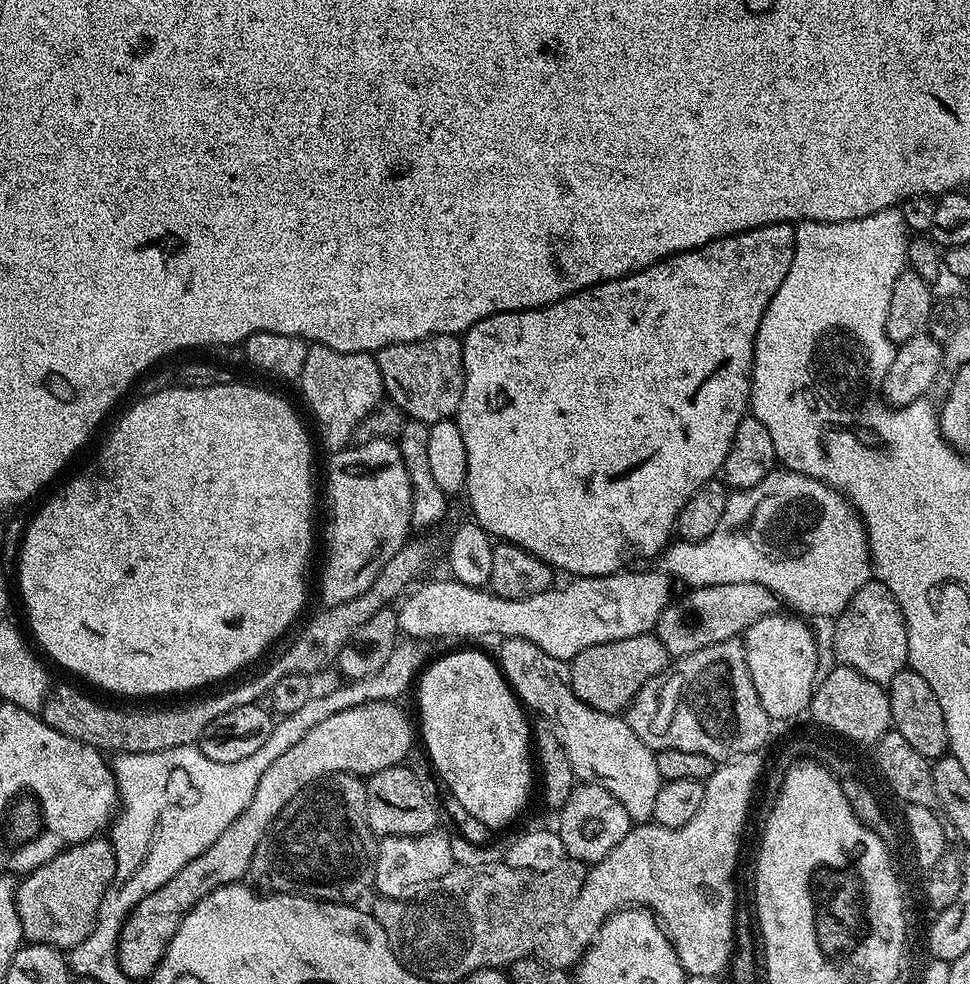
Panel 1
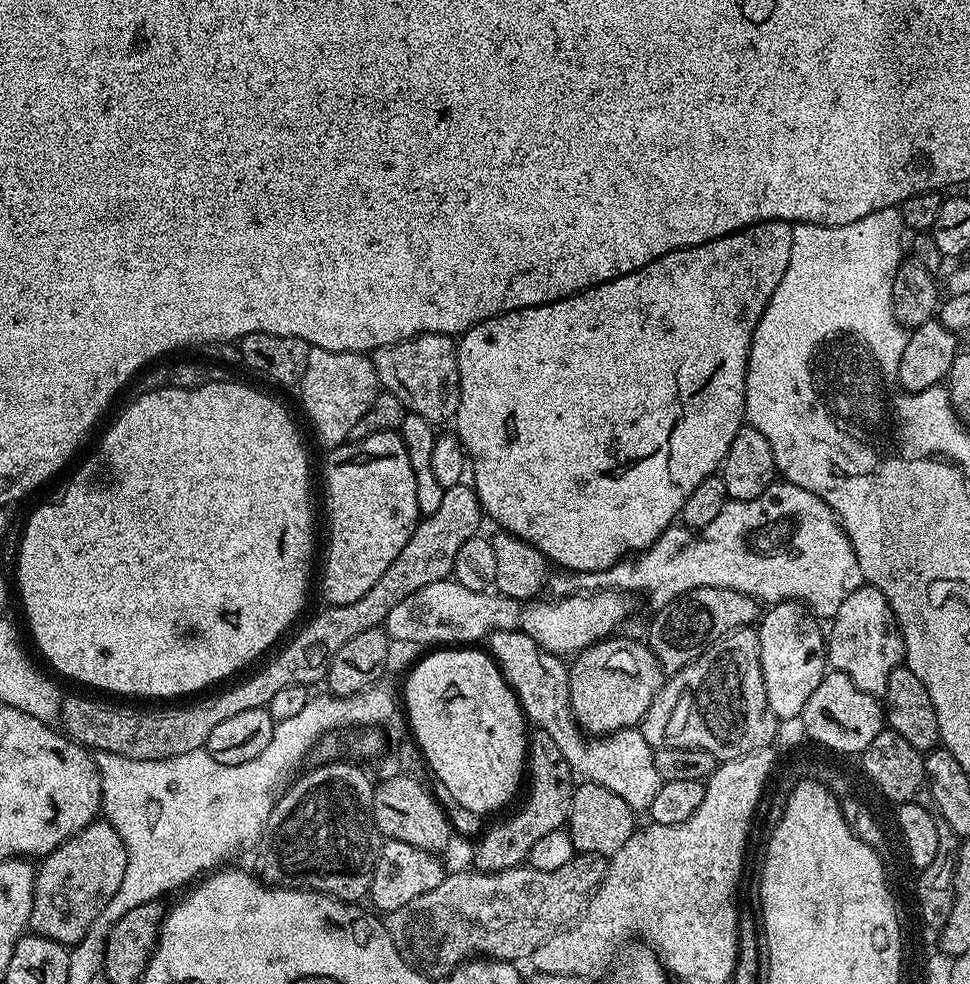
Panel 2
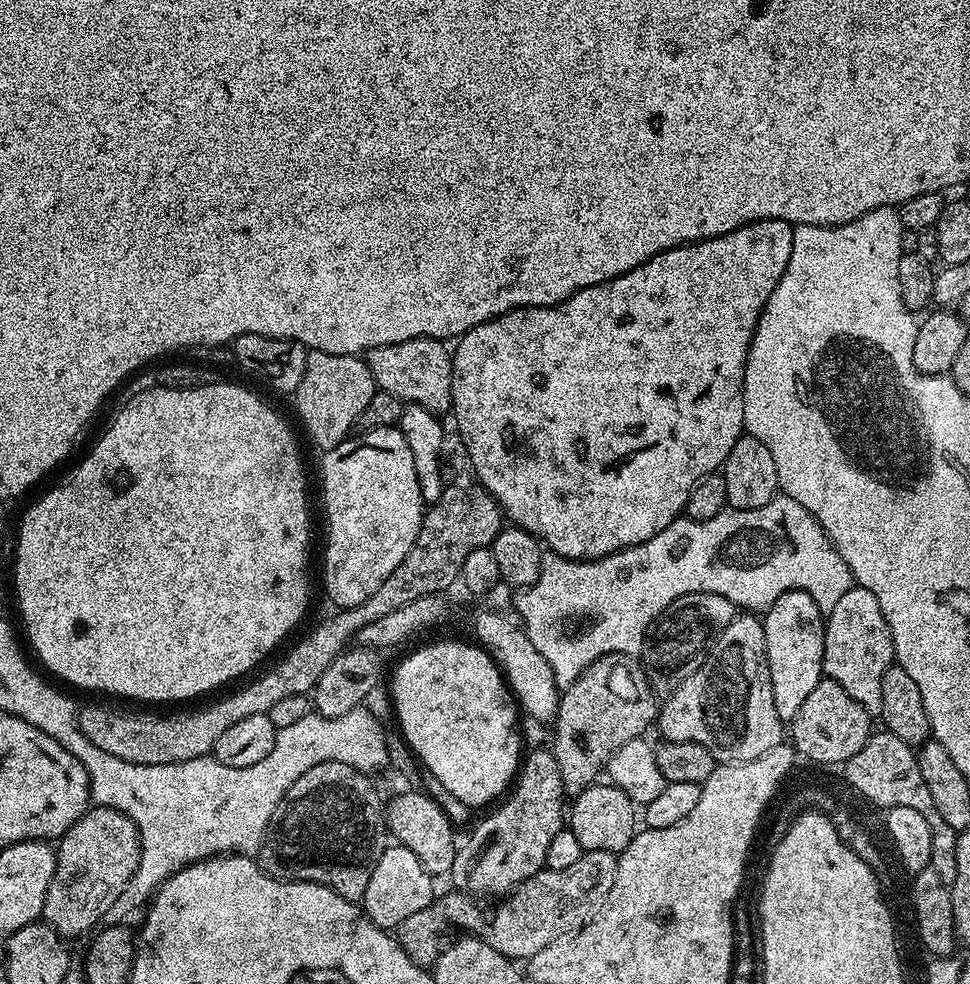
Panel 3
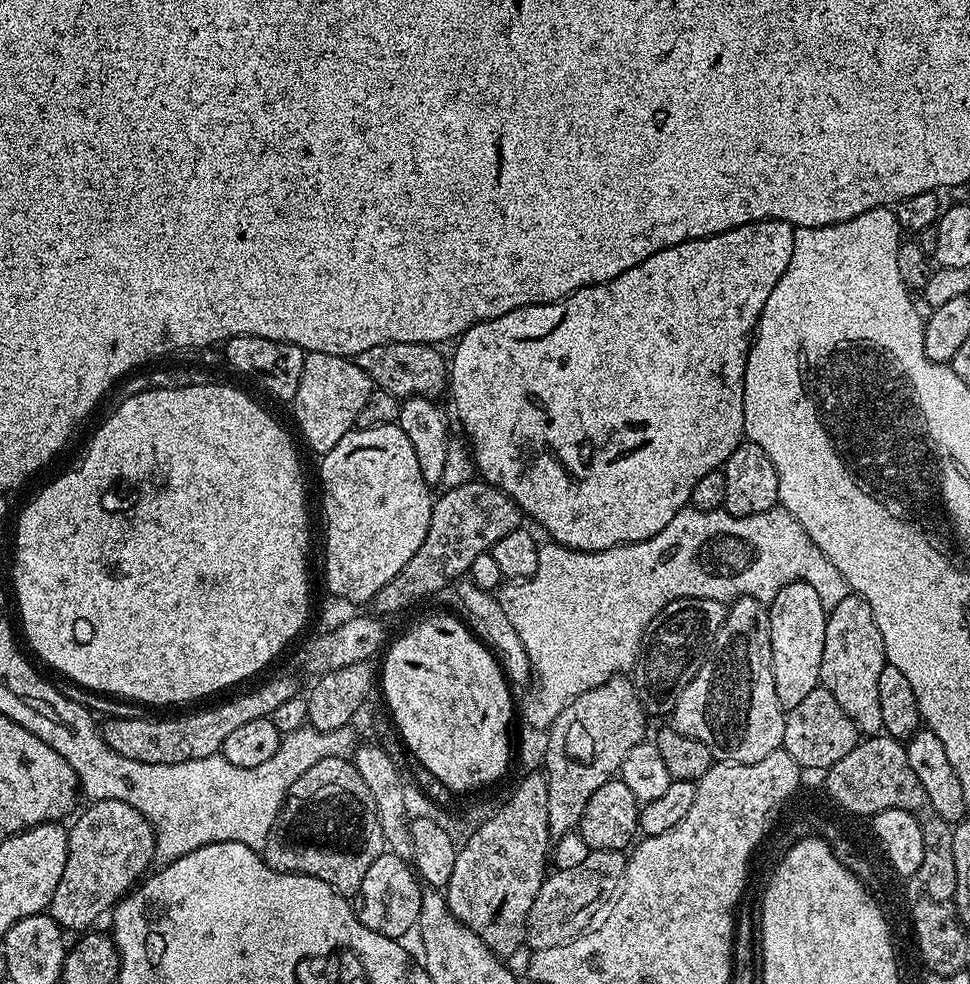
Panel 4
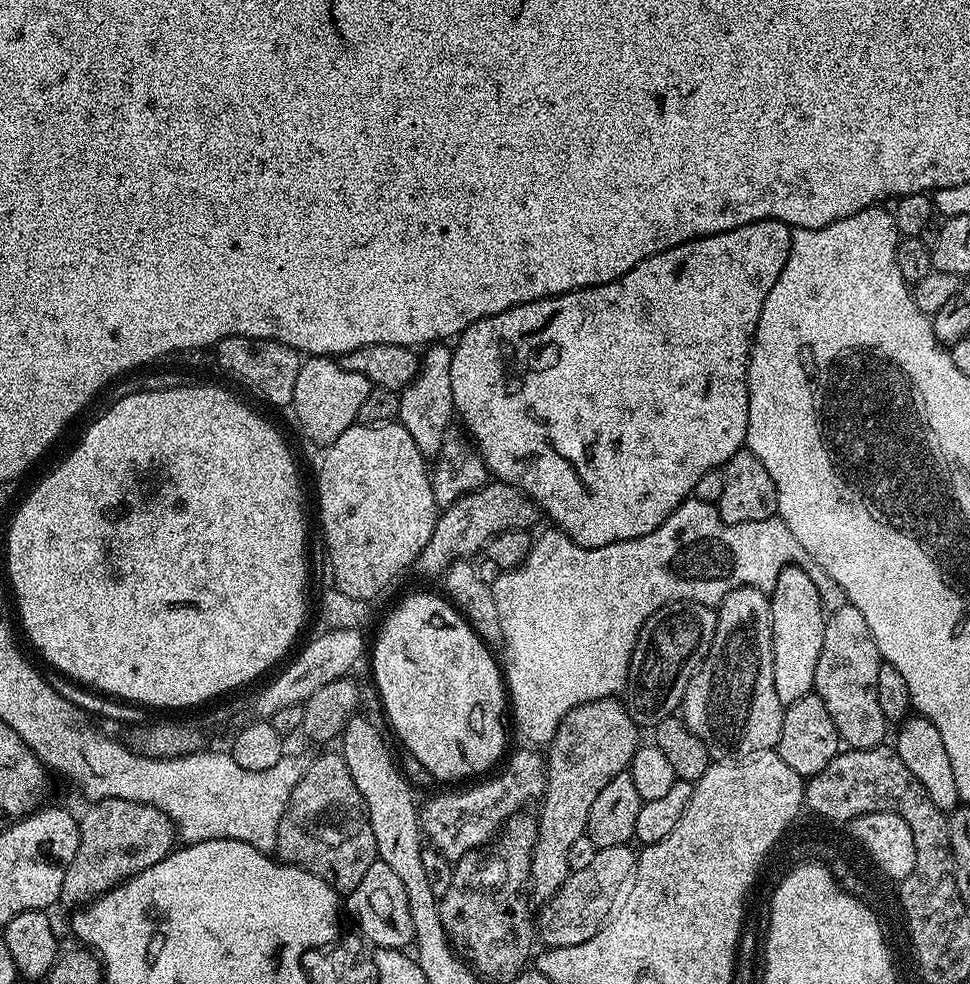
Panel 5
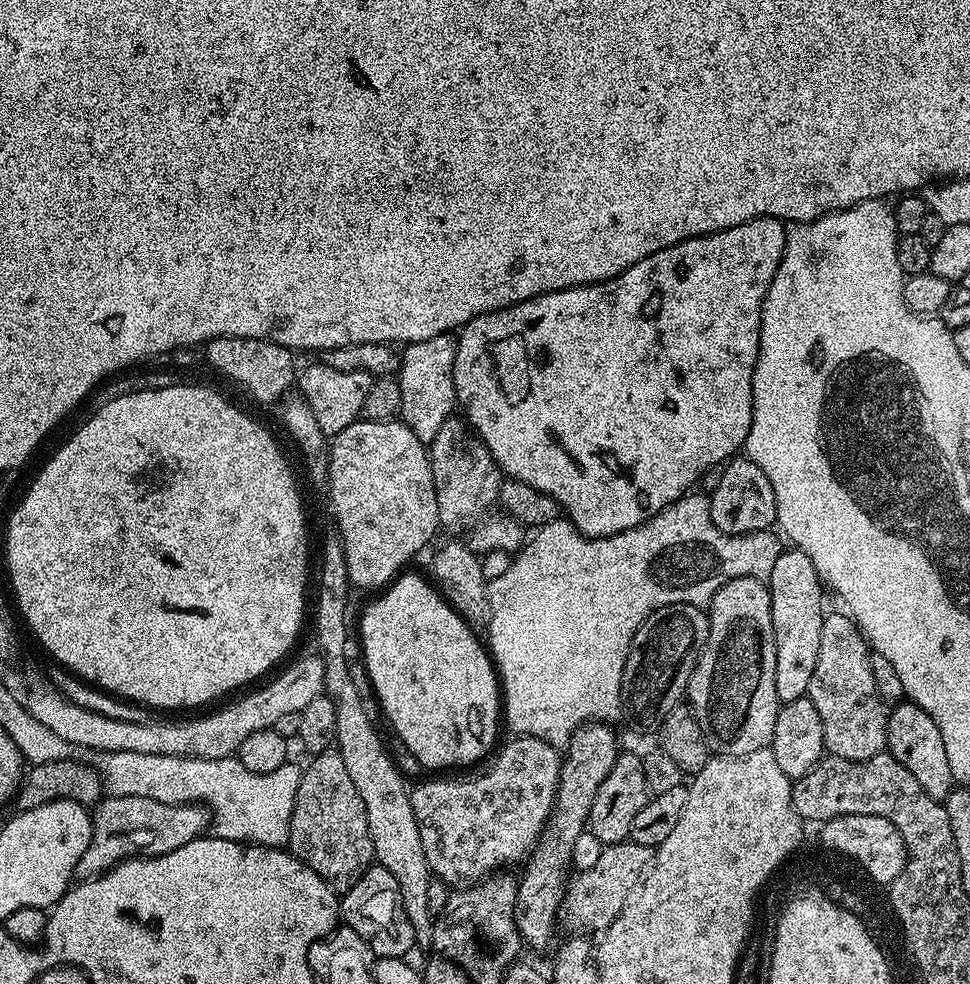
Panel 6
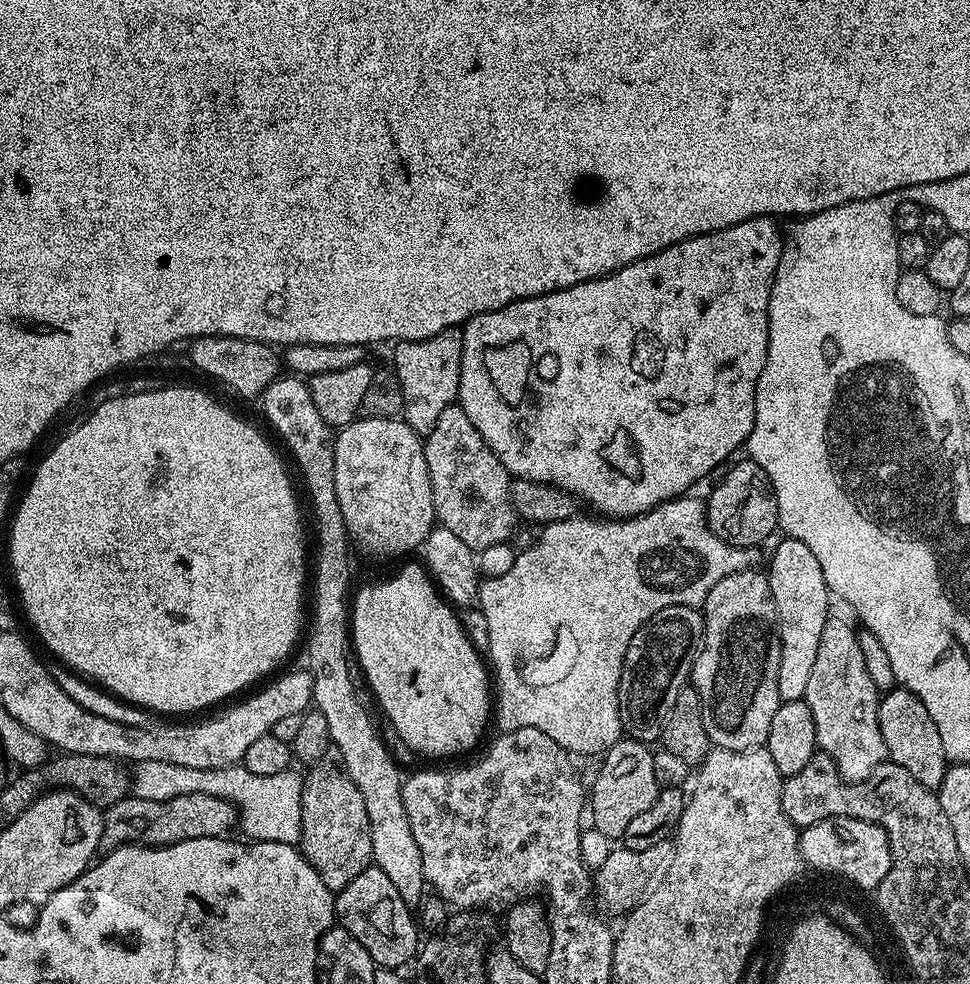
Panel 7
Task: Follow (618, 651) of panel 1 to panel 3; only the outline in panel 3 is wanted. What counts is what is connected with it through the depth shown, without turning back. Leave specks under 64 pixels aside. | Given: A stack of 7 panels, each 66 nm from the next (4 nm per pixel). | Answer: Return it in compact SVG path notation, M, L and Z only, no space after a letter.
M611 652L609 656L598 658L584 669L583 674L572 685L563 689L560 704L556 707L556 733L552 736L552 744L550 743L550 750L560 767L565 793L575 794L597 783L599 776L596 775L605 771L611 756L626 742L641 739L651 724L653 727L657 716L658 700L652 687L648 685L648 677L644 675L639 659Z

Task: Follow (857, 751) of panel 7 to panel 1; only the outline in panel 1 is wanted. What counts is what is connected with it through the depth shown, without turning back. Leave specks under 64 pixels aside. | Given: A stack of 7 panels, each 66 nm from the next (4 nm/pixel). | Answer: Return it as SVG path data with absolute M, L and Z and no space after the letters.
M879 582L864 584L850 598L846 610L835 617L836 629L832 632L832 648L841 665L858 670L866 678L888 685L908 663L908 631L898 602Z

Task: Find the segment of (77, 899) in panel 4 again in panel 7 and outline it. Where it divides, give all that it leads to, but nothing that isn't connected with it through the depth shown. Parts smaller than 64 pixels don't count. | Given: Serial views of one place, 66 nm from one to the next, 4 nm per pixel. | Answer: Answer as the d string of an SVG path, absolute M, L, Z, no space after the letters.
M182 794L168 800L150 800L146 796L127 795L114 806L103 809L105 849L111 850L125 844L163 846L177 844L194 838L227 837L238 824L238 813L231 800L214 794Z

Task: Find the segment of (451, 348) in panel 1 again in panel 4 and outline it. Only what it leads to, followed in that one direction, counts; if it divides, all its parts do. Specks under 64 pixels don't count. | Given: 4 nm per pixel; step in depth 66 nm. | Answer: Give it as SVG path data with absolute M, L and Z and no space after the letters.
M379 344L370 350L362 350L362 354L354 357L356 365L372 379L375 387L386 390L390 394L407 398L409 396L439 397L439 392L449 387L450 364L440 353L439 347L431 344Z

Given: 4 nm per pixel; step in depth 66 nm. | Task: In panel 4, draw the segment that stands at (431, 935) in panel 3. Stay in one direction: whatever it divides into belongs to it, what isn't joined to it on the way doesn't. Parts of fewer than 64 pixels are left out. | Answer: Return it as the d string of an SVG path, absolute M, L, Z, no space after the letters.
M589 851L586 862L581 862L571 870L553 871L553 876L552 873L545 875L544 884L528 911L527 947L535 950L562 946L593 927L601 919L605 909L616 899L620 885L624 883L625 863L626 856L623 851Z

